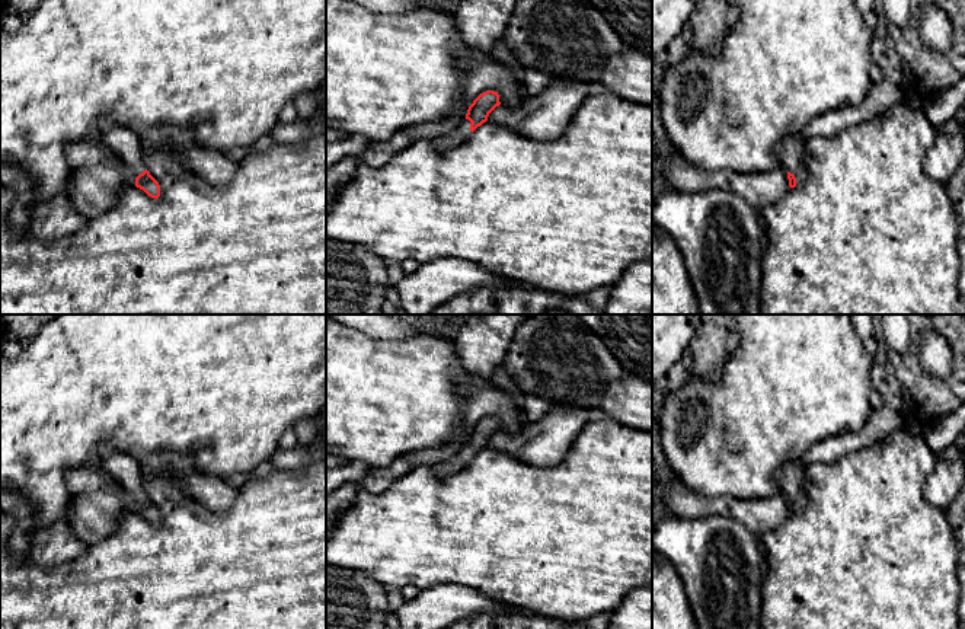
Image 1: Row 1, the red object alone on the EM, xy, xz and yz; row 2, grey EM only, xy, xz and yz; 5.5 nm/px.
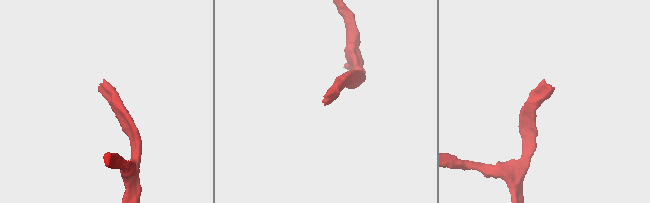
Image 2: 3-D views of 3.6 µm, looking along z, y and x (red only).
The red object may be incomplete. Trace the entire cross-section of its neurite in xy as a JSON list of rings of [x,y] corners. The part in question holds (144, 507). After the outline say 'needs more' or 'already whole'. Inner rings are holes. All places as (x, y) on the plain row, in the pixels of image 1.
[[[111,447],[100,448],[100,462],[106,476],[127,491],[128,511],[143,515],[148,523],[160,523],[160,511],[150,501],[141,463]]] | needs more

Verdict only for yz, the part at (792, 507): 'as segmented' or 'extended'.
extended

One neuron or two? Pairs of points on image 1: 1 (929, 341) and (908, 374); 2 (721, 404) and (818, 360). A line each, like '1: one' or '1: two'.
1: two
2: one

